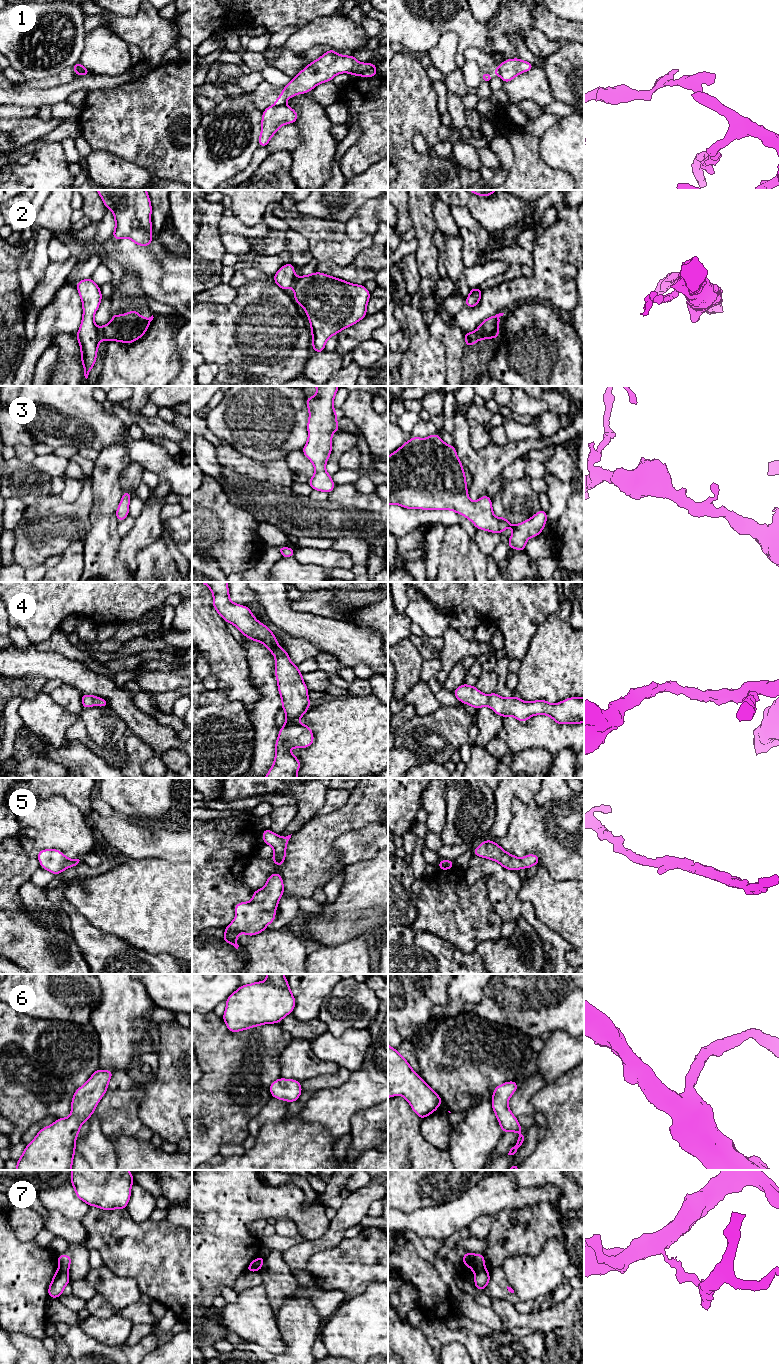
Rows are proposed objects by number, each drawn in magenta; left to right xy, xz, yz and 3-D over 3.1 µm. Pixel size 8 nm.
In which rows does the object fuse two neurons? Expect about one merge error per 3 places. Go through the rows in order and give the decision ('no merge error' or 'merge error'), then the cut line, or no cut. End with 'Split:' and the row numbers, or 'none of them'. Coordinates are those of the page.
1: merge error | xz (281, 103), (276, 105)
2: merge error | xy (98, 328), (101, 338)
3: no merge error | no cut
4: no merge error | no cut
5: no merge error | no cut
6: no merge error | no cut
7: merge error | yz (484, 1267), (475, 1272)
Split: 1, 2, 7

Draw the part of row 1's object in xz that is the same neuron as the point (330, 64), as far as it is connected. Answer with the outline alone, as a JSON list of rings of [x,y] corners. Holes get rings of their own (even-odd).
[[[330,49],[293,77],[292,81],[283,87],[283,92],[275,103],[280,105],[294,95],[305,94],[321,83],[332,81],[333,77],[340,73],[374,77],[377,67],[373,63],[360,63],[353,55],[343,56]]]

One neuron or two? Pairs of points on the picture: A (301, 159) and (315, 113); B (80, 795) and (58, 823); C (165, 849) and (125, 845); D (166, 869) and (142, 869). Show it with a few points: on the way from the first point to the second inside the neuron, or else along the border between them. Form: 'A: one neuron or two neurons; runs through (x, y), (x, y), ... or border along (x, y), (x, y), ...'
A: one neuron; runs through (312, 148), (314, 146), (314, 124)
B: two neurons; border along (51, 795), (58, 794), (64, 796), (85, 818)
C: one neuron; runs through (155, 845), (135, 845)
D: one neuron; runs through (160, 869), (148, 869)

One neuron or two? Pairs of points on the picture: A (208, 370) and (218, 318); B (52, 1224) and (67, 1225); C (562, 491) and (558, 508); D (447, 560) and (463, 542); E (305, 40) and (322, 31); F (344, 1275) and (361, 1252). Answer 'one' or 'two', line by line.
A: two
B: one
C: one
D: one
E: one
F: one

